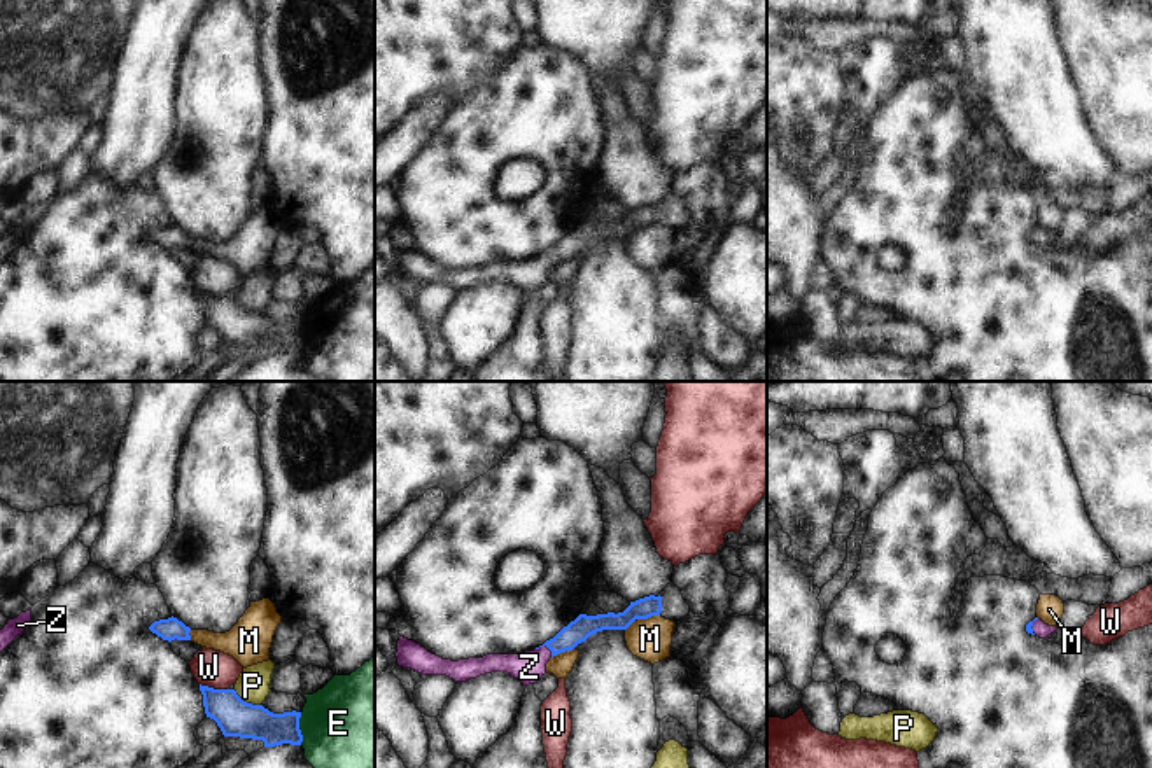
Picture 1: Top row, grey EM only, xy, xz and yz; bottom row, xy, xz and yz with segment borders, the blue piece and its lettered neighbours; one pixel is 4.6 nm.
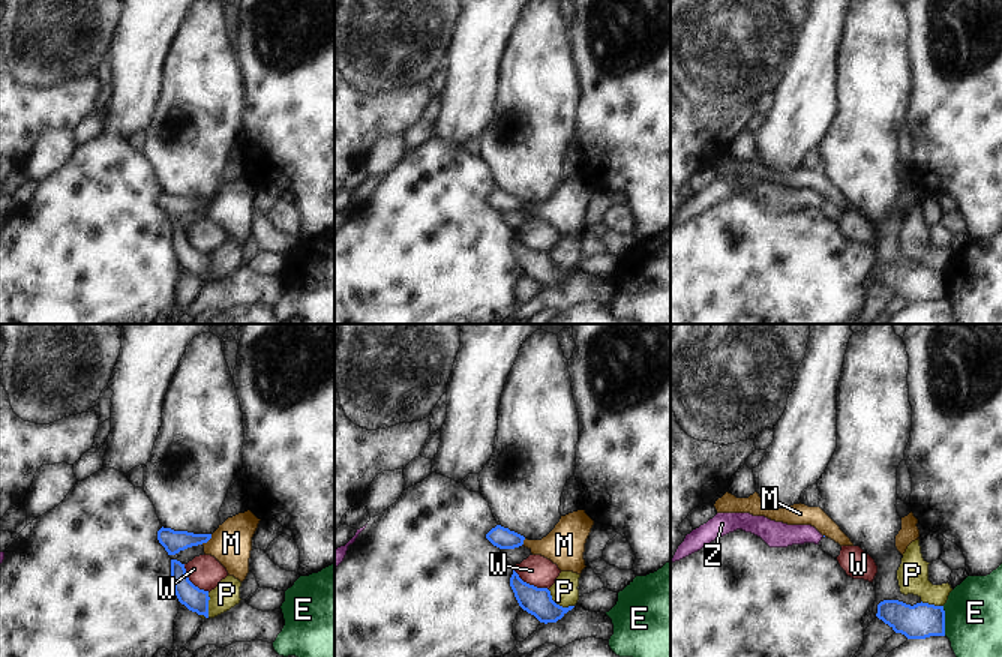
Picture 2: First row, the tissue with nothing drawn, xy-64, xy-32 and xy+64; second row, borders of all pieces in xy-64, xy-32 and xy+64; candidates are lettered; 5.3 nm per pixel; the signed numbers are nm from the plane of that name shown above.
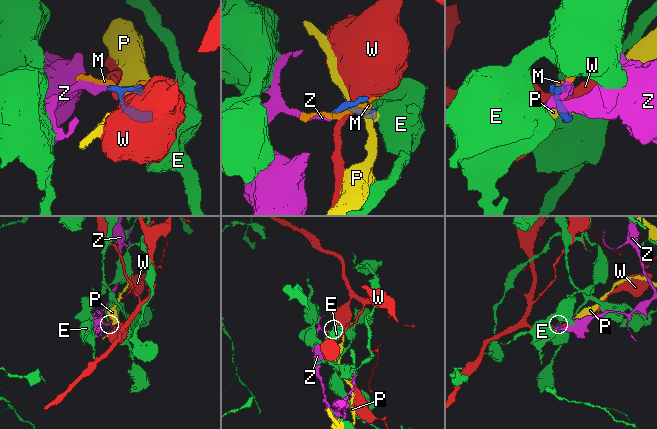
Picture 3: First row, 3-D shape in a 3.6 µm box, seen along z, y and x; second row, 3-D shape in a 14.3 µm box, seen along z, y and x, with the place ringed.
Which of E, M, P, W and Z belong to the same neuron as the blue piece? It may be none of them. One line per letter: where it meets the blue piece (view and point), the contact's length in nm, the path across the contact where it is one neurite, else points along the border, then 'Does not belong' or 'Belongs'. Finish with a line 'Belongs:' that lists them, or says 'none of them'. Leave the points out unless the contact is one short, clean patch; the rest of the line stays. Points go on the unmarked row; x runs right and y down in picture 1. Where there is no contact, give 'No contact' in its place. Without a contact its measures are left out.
E: Touches blue at xy (298, 336). Shared border 150 nm. Boundary: xy (302, 321), (300, 352). Does not belong
M: Touches blue at xz (648, 224). Shared border 110 nm. Does not belong
P: Touches blue at xy (245, 310). Shared border 150 nm. Boundary: xy (233, 298), (244, 308), (259, 314). Does not belong
W: Touches blue at xy (212, 296). Shared border 130 nm. Does not belong
Z: Touches blue at xz (547, 254). Shared border 90 nm. Path across: xz (578, 238), (559, 252), (547, 254), (529, 275). Belongs
Belongs: Z

